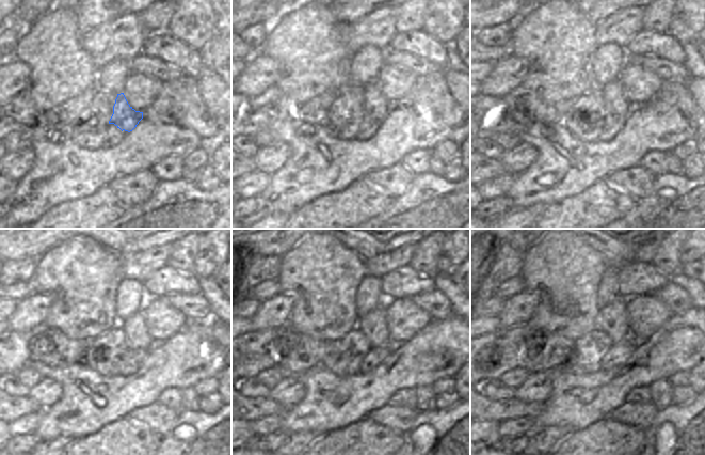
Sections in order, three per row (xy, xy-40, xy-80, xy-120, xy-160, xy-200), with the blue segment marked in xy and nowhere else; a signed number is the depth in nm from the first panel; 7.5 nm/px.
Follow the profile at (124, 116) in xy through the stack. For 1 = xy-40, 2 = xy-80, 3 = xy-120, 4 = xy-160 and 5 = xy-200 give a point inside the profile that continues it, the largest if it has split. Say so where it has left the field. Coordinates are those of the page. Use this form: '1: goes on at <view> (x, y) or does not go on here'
1: goes on at xy-40 (377, 106)
2: goes on at xy-80 (614, 102)
3: goes on at xy-120 (134, 328)
4: goes on at xy-160 (373, 325)
5: goes on at xy-200 (612, 319)

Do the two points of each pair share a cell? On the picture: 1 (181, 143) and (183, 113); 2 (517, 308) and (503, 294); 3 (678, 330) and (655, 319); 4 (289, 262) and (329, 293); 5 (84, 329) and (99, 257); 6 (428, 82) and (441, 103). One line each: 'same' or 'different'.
1: different
2: different
3: different
4: same
5: same
6: same

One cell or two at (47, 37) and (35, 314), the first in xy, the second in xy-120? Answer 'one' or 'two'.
two

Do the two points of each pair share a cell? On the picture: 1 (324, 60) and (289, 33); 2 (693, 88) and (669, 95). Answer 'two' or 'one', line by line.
1: one
2: two

